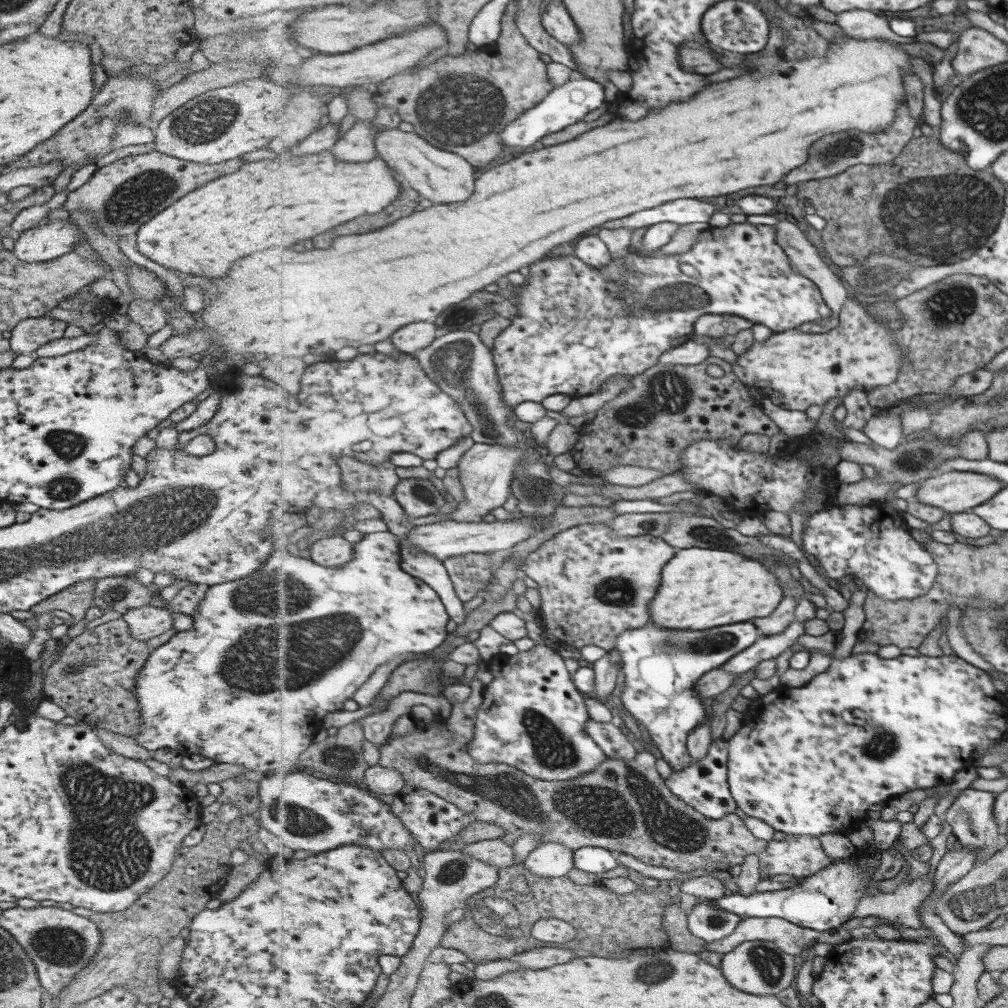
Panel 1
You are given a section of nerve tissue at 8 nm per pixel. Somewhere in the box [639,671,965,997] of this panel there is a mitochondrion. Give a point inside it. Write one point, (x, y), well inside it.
(769, 964)

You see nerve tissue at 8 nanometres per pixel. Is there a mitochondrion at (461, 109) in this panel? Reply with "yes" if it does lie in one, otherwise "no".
yes

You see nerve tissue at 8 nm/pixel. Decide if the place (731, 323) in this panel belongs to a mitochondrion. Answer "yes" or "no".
no

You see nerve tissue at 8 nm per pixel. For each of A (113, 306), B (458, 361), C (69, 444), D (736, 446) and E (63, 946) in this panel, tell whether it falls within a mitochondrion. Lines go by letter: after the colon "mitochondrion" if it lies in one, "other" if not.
A: other
B: mitochondrion
C: mitochondrion
D: other
E: mitochondrion

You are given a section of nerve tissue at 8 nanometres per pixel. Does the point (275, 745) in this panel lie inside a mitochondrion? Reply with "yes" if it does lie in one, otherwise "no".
no

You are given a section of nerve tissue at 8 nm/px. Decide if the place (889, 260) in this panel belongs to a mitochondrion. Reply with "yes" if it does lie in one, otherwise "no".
yes

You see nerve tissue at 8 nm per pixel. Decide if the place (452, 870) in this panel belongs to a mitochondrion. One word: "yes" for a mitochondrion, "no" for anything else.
yes

